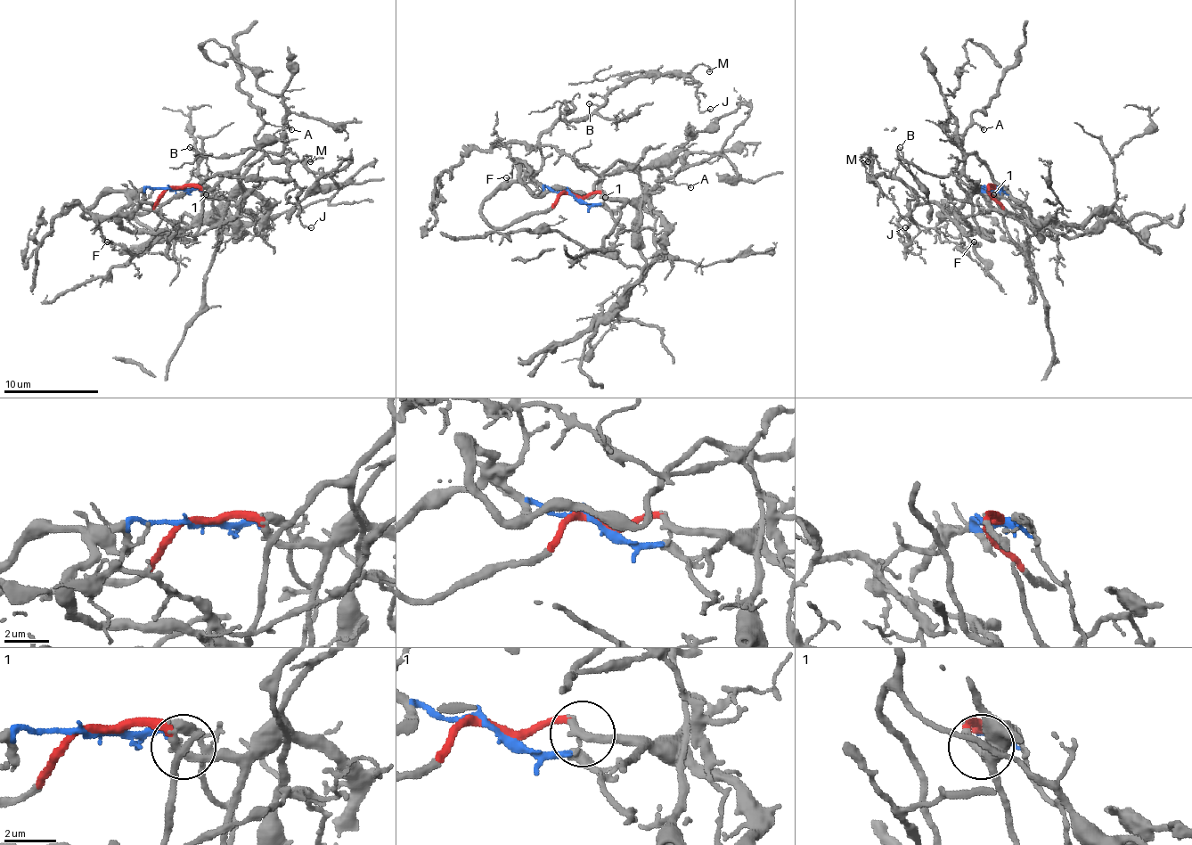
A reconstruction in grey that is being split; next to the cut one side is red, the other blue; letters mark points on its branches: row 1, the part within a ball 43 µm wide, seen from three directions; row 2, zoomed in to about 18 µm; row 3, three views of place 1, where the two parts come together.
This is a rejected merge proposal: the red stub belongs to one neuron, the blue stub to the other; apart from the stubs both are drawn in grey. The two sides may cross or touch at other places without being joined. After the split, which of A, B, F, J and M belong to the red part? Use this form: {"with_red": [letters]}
{"with_red": ["A"]}

